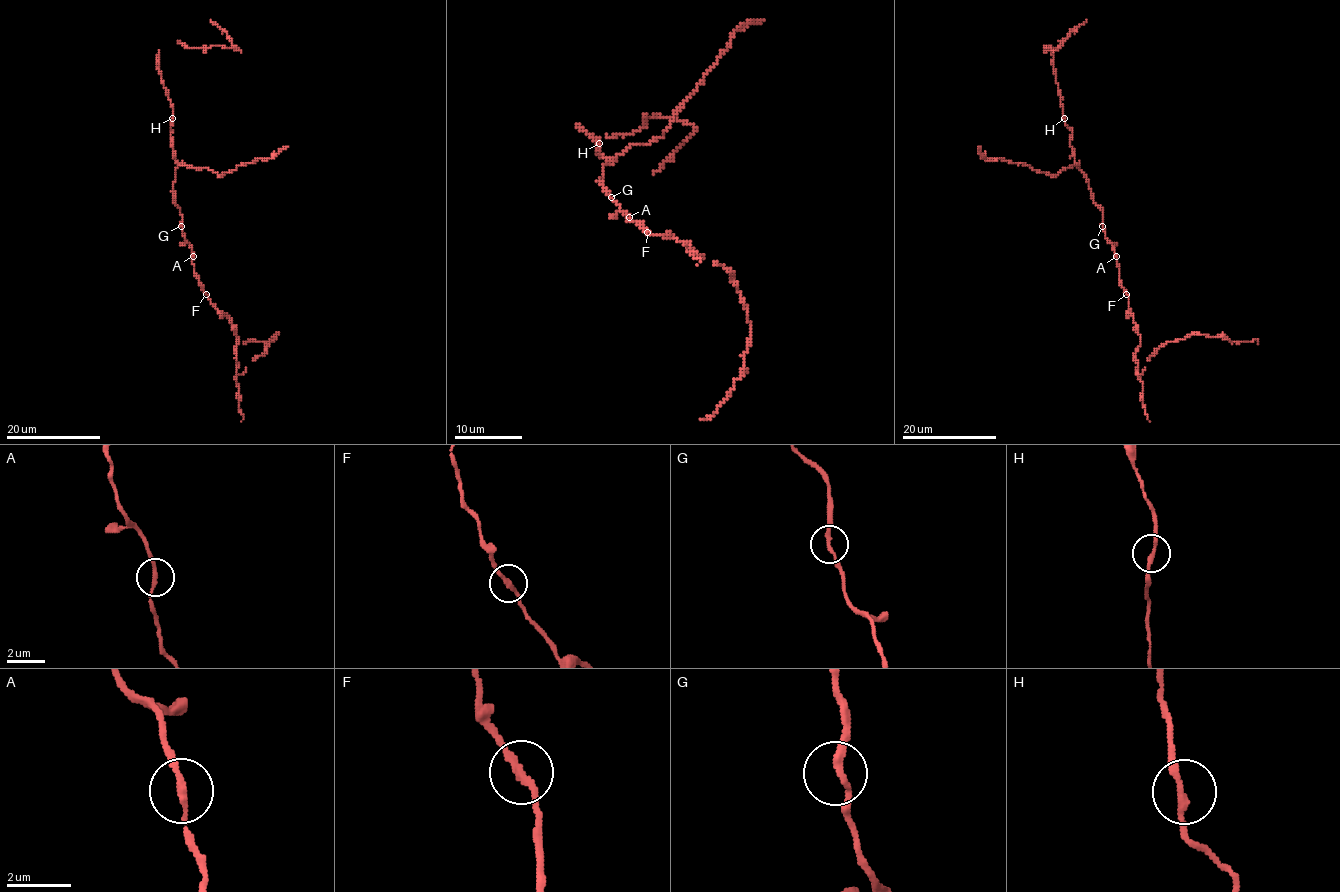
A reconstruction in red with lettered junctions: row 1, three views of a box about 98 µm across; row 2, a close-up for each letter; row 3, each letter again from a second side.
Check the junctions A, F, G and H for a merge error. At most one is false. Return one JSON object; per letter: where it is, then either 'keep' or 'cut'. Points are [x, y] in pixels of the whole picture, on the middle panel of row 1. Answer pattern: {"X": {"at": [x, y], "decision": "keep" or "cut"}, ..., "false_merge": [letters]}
{"A": {"at": [629, 217], "decision": "keep"}, "F": {"at": [647, 232], "decision": "keep"}, "G": {"at": [611, 197], "decision": "keep"}, "H": {"at": [599, 143], "decision": "keep"}, "false_merge": []}

